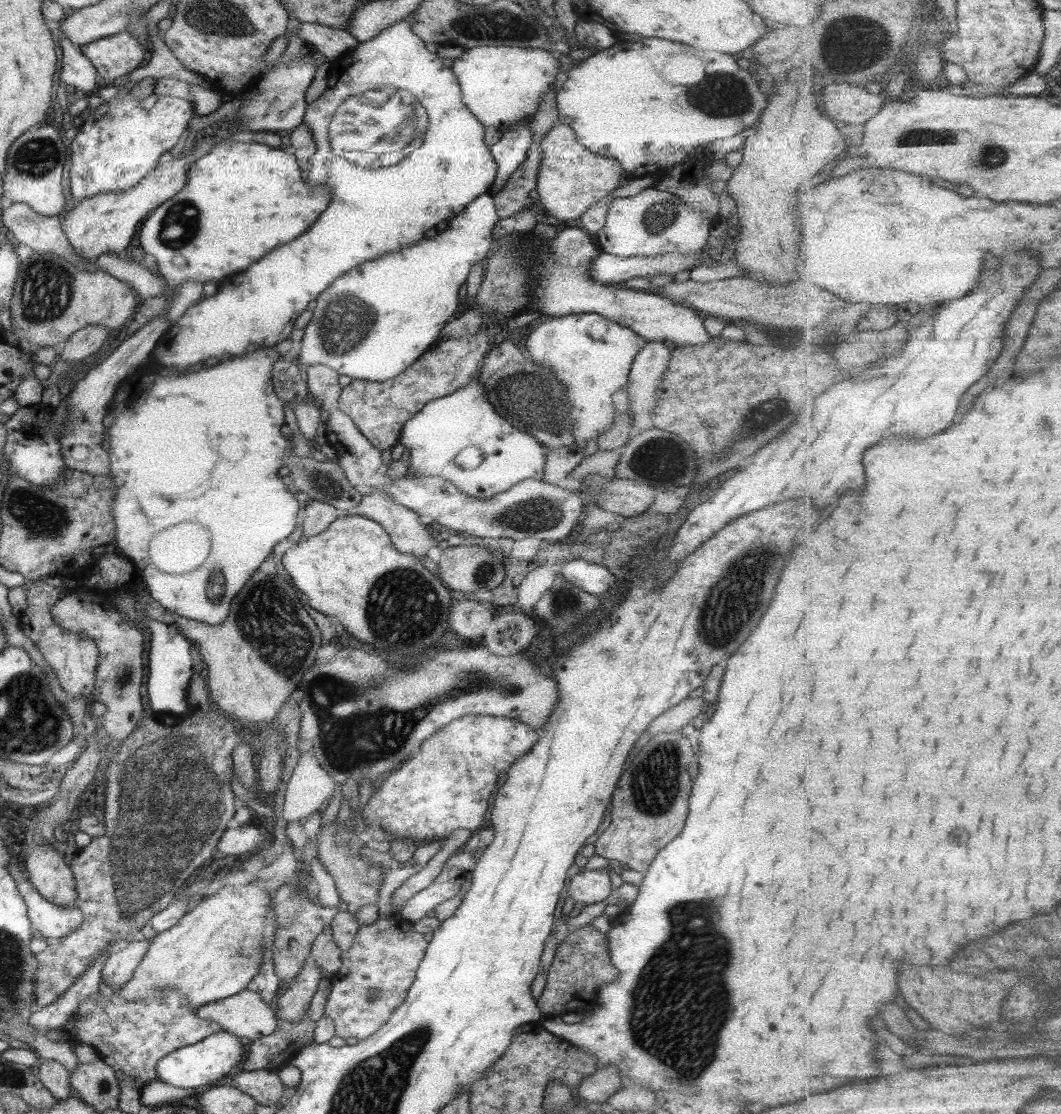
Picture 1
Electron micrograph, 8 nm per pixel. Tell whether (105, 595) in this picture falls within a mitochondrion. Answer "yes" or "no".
no

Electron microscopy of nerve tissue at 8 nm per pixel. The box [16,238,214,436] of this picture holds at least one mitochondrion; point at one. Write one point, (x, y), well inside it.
(49, 286)

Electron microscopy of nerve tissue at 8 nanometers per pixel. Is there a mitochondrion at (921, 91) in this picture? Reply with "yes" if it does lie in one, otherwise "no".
no

